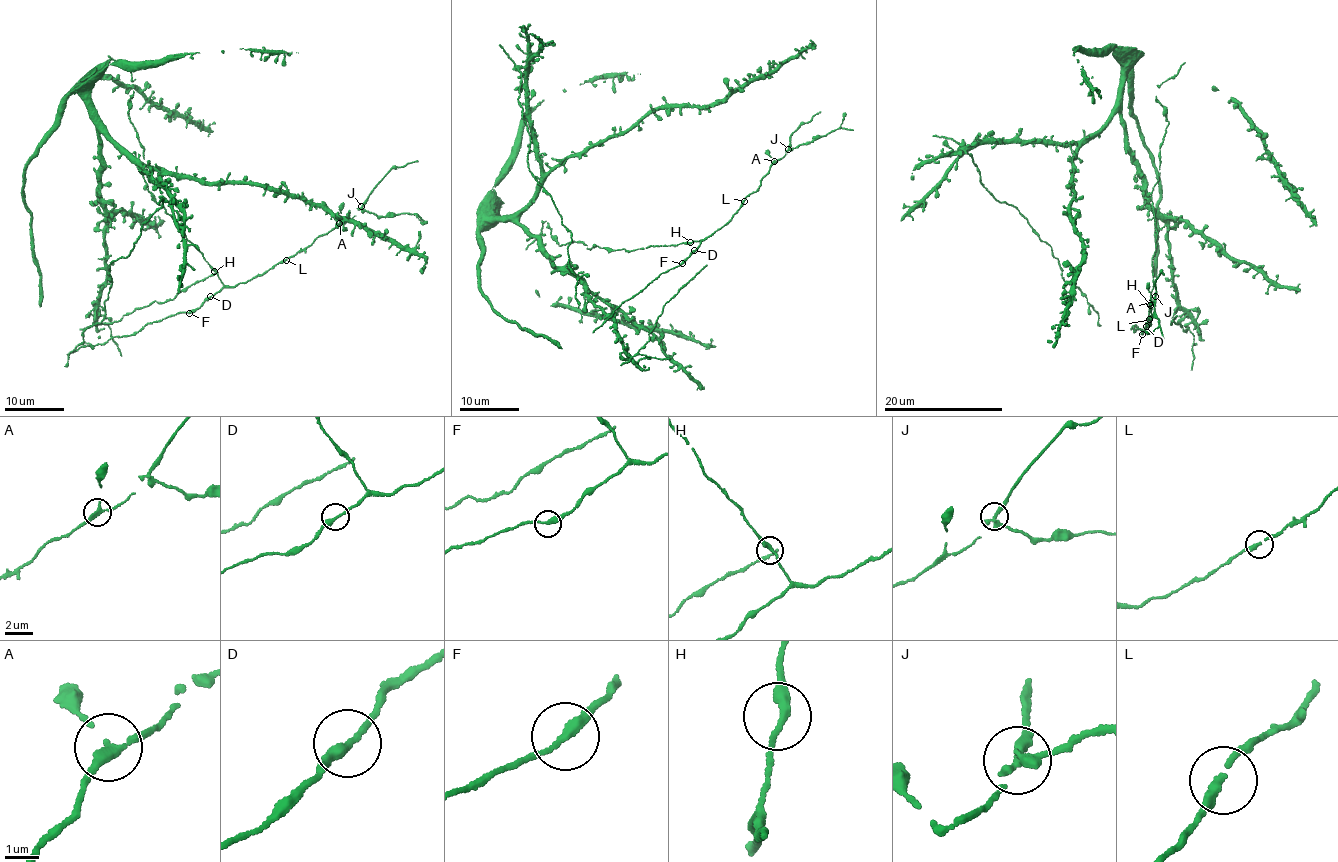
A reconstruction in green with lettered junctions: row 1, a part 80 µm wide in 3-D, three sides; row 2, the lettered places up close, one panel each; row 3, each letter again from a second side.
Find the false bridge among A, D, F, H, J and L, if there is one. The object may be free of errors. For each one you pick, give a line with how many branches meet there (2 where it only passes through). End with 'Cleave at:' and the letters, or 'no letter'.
J: branches 2
Cleave at: J

